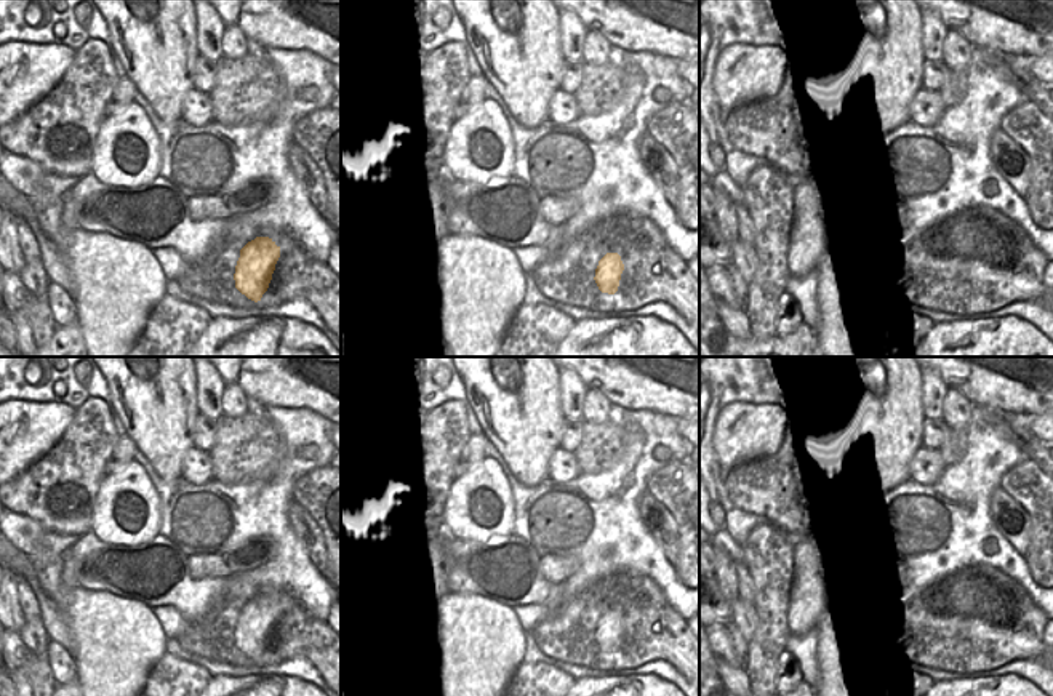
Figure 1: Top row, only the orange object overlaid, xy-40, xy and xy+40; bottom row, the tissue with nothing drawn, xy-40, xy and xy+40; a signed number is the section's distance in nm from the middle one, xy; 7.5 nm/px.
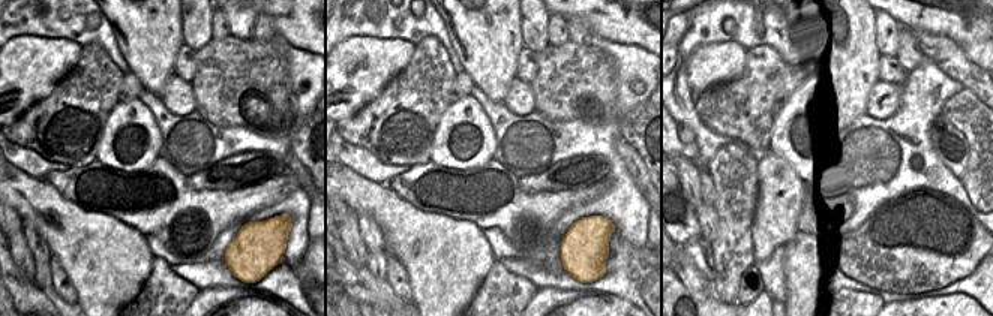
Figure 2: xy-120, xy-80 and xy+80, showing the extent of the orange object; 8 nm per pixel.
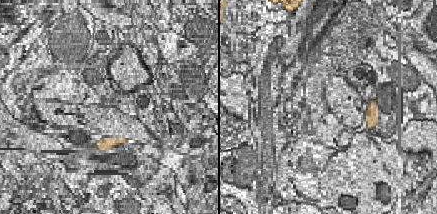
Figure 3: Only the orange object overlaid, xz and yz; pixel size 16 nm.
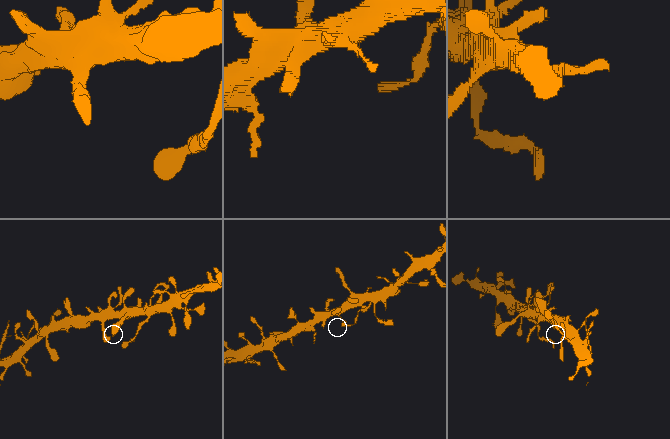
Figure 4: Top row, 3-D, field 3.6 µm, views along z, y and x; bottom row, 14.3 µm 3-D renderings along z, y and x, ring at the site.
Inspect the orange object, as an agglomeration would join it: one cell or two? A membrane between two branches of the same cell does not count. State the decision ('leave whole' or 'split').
split

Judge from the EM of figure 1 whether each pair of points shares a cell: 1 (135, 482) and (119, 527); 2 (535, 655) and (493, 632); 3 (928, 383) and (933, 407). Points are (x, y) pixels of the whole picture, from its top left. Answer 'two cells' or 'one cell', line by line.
1: one cell
2: two cells
3: one cell

